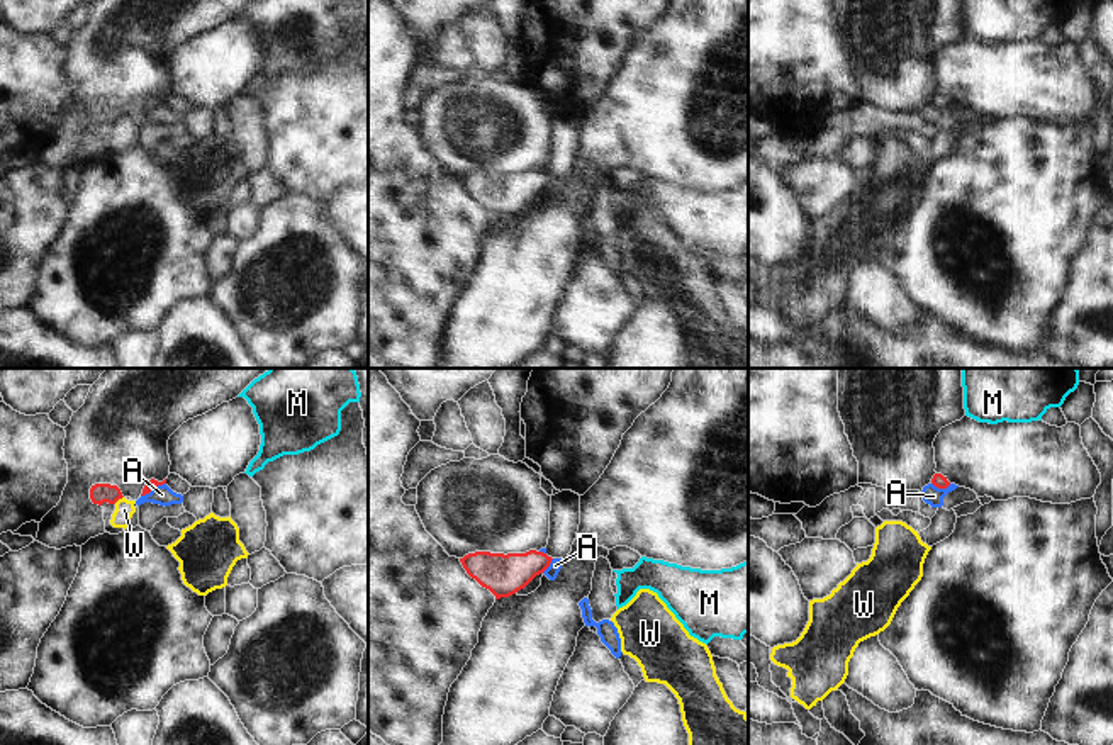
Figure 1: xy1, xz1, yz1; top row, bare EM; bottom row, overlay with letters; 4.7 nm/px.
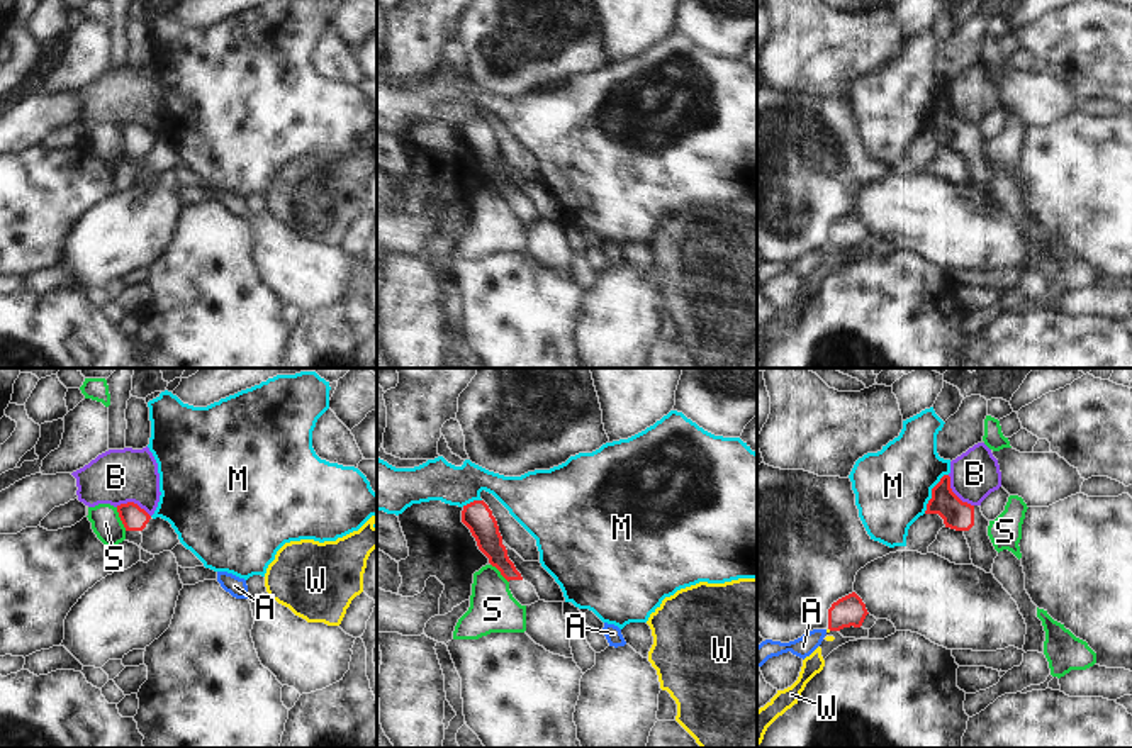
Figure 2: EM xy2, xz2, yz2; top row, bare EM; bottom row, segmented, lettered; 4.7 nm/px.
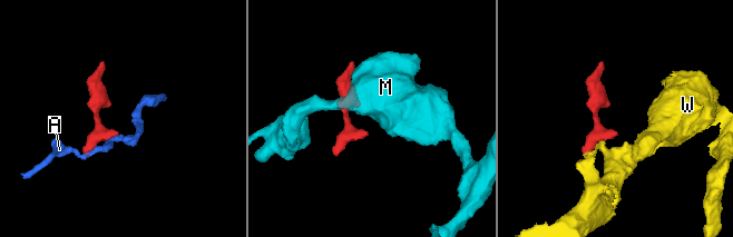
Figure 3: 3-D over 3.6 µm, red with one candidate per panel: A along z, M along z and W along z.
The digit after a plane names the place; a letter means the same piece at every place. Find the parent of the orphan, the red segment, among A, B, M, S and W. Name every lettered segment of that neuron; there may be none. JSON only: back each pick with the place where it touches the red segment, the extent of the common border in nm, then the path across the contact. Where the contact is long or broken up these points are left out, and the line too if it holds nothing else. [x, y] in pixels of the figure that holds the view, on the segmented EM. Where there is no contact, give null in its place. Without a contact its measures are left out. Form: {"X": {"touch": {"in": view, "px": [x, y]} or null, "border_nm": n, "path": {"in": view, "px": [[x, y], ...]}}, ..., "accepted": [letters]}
{"accepted": []}

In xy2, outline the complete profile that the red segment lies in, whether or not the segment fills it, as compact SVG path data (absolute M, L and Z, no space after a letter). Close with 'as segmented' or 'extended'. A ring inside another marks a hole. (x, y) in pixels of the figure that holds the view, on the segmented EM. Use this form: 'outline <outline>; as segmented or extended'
outline M134 502L117 505L119 517L126 528L126 541L141 548L141 531L149 522L151 516Z; extended

